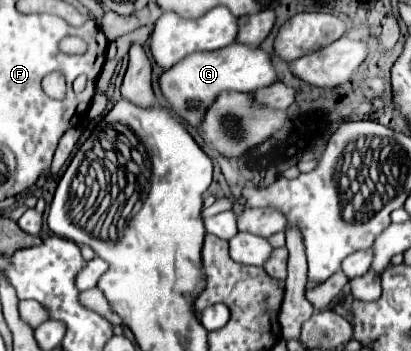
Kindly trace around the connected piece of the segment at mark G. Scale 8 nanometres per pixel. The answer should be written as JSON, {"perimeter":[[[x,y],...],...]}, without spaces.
{"perimeter":[[[232,43],[218,51],[208,53],[192,53],[180,59],[174,67],[164,71],[158,77],[160,91],[164,99],[170,103],[174,113],[182,117],[194,129],[200,129],[202,117],[206,115],[206,107],[216,101],[222,91],[242,91],[254,93],[260,87],[268,87],[276,83],[276,71],[270,63],[270,57],[258,47],[244,47],[240,43]]]}

